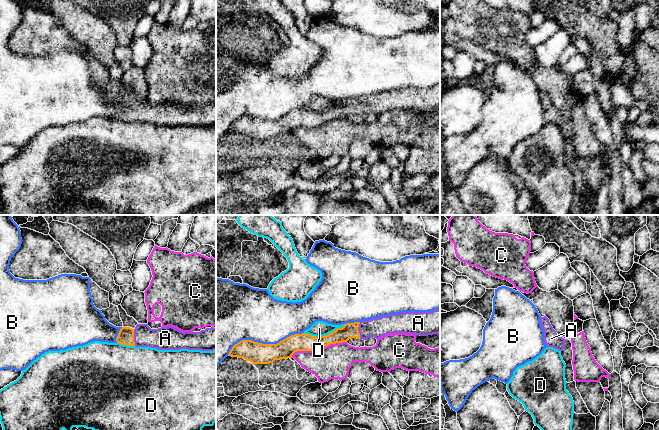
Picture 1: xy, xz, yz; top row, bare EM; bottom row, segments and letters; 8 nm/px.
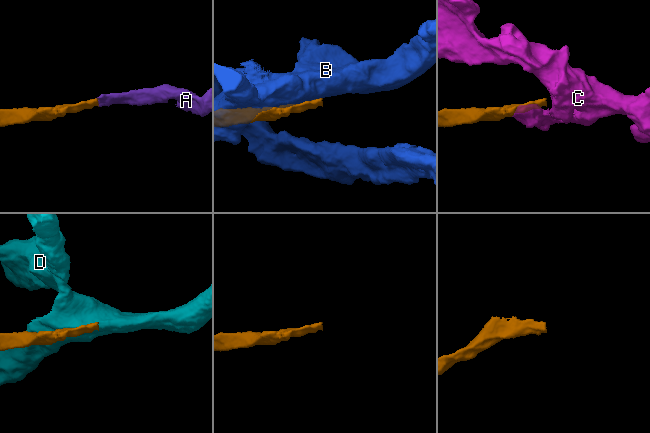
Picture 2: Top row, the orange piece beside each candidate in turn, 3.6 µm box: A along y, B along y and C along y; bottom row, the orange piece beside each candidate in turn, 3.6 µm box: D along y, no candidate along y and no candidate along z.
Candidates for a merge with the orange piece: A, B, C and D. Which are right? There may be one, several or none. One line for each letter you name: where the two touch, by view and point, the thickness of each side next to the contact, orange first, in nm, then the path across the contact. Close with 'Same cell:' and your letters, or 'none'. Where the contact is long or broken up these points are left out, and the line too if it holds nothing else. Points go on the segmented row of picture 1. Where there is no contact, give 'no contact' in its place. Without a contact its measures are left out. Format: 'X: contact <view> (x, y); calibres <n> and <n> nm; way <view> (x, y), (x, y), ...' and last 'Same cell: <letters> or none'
A: contact xy (133, 337); calibres 130 and 190 nm; way xy (125, 336), (133, 337), (164, 338)
Same cell: A

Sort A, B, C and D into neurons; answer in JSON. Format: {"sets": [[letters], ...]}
{"sets": [["A"], ["B"], ["C"], ["D"]]}

